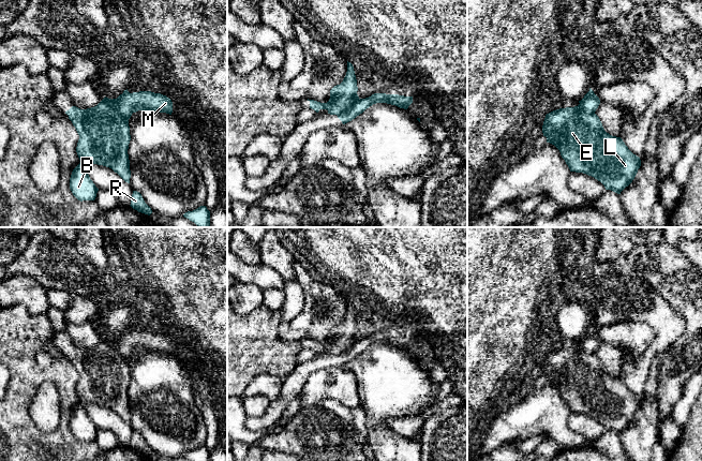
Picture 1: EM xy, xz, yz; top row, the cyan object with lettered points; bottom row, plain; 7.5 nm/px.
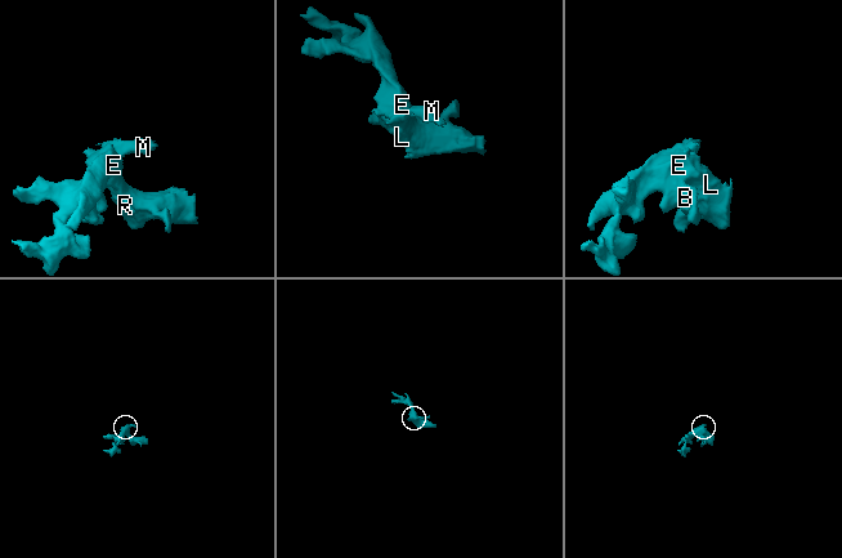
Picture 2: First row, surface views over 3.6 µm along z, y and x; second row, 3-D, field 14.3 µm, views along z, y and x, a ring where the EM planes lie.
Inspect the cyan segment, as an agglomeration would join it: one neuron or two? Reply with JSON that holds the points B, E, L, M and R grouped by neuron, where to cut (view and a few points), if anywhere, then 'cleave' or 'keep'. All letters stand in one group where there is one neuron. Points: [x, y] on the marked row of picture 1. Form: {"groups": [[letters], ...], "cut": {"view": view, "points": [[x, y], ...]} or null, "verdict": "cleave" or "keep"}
{"groups": [["B", "E", "L", "R"], ["M"]], "cut": {"view": "xz", "points": [[359, 99], [348, 109], [337, 115]]}, "verdict": "cleave"}

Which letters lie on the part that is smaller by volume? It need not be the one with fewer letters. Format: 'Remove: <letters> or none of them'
Remove: M

